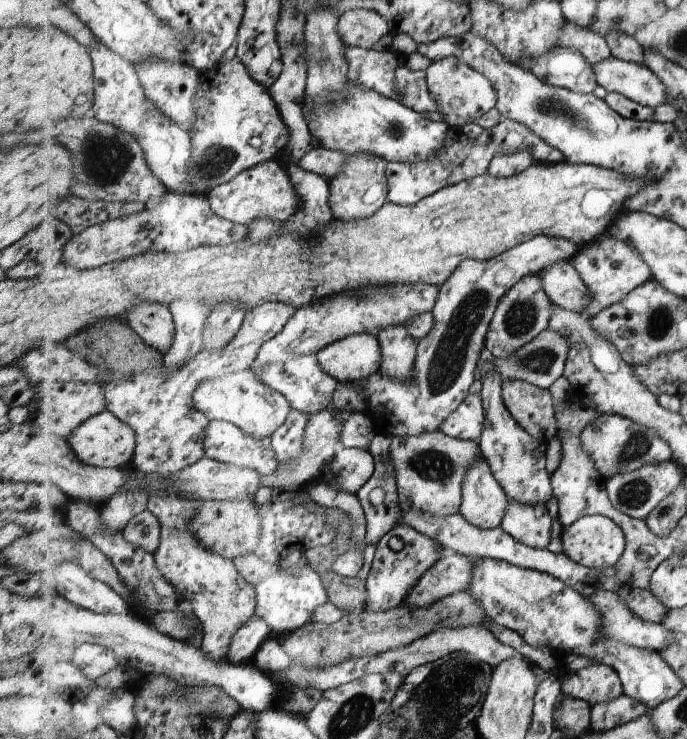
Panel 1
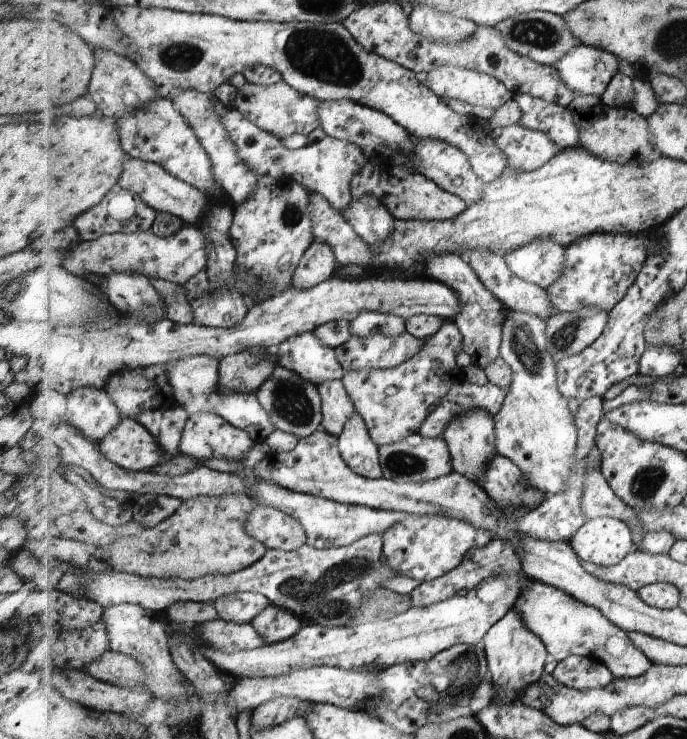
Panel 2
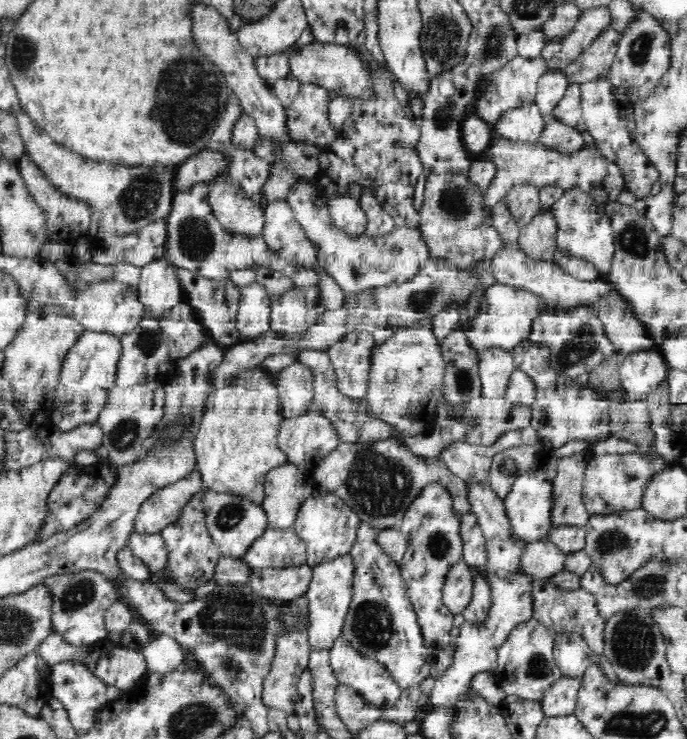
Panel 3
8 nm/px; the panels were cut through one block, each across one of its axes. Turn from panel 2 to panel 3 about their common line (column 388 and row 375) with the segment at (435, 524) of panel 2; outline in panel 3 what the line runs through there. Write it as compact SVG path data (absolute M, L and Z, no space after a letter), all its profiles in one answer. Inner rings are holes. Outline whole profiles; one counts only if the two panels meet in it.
M526 340L522 345L510 350L516 369L532 375L536 381L536 399L532 404L533 414L531 425L540 433L543 446L549 450L560 448L570 440L586 440L591 445L604 442L612 436L610 432L610 412L608 402L601 394L589 386L583 386L575 379L556 374L549 367L548 349L532 345Z

